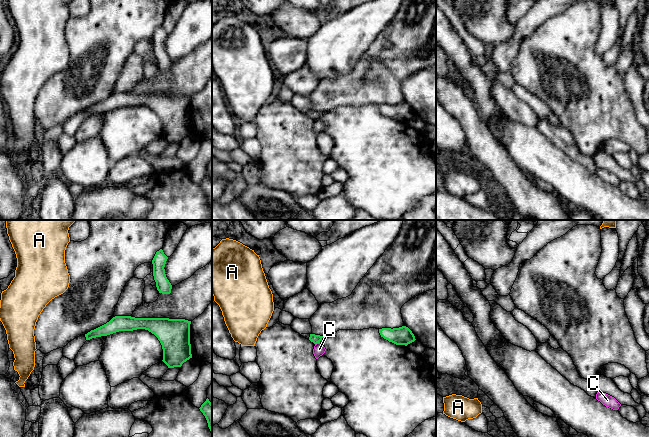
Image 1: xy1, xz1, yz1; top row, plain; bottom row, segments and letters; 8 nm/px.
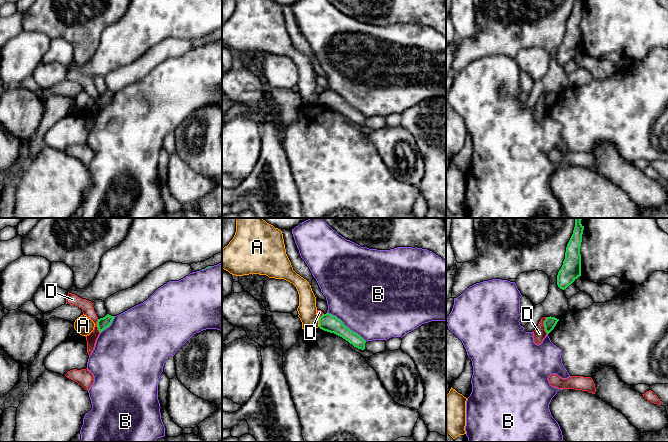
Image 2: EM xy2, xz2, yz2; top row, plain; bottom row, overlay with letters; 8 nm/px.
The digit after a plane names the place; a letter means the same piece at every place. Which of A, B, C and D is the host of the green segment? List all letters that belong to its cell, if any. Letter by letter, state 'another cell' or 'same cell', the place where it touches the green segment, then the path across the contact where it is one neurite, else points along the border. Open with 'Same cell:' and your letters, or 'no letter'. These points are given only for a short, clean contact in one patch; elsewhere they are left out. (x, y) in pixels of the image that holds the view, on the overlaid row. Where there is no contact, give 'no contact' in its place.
Same cell: no letter
A: another cell; contact xz2 (319, 322); border xz2 (318, 317), (319, 326)
B: another cell; contact xz2 (347, 327)
C: another cell; contact xz1 (317, 342); border xz1 (319, 342), (315, 344)
D: another cell; contact yz2 (544, 325); border yz2 (547, 317), (544, 321), (546, 333)

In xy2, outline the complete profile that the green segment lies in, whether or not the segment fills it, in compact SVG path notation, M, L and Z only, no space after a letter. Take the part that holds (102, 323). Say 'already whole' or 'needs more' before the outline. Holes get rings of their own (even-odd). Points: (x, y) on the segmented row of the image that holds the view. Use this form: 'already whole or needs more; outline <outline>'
already whole; outline M107 314L105 317L98 319L97 327L99 332L102 332L104 329L109 327L114 319L114 316Z

